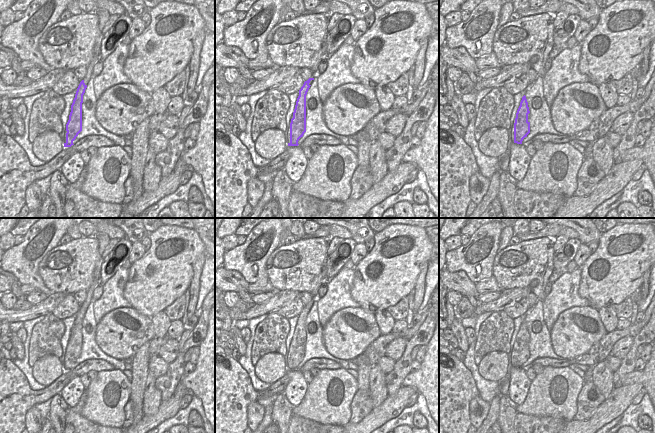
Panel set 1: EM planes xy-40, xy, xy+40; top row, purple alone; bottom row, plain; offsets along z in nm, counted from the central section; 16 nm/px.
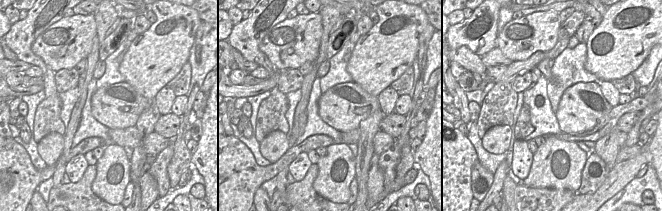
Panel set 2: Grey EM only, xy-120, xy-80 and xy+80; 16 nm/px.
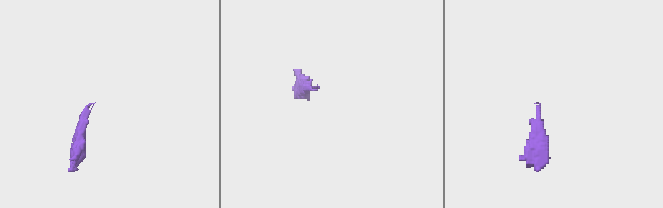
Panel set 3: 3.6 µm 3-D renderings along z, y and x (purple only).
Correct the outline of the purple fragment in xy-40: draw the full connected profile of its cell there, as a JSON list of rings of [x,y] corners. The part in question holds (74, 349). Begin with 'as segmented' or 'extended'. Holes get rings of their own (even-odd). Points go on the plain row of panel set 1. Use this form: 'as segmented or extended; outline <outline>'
extended; outline [[[95,233],[94,237],[98,240],[98,251],[99,258],[95,263],[95,269],[92,275],[92,282],[87,291],[87,298],[80,306],[75,322],[71,329],[71,336],[69,339],[69,344],[66,348],[66,366],[64,367],[64,371],[71,371],[73,365],[76,363],[78,358],[82,355],[82,327],[83,327],[83,319],[87,312],[87,308],[92,302],[92,296],[94,289],[101,284],[101,266],[103,262],[102,254],[105,251],[105,248],[109,244],[110,238],[105,233]]]

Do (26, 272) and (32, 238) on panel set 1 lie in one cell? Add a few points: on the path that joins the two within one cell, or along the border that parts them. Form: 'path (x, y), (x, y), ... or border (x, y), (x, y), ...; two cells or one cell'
path (26, 264), (26, 256), (32, 250), (32, 246); one cell

